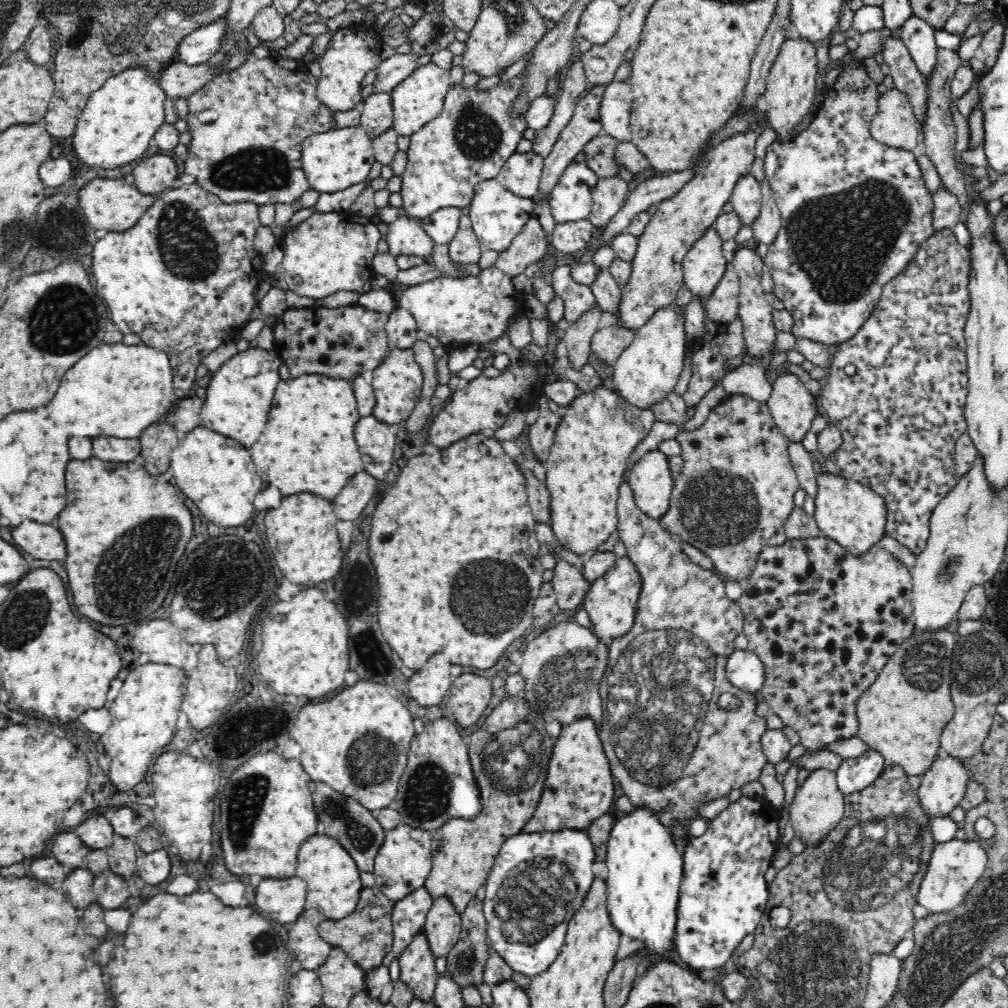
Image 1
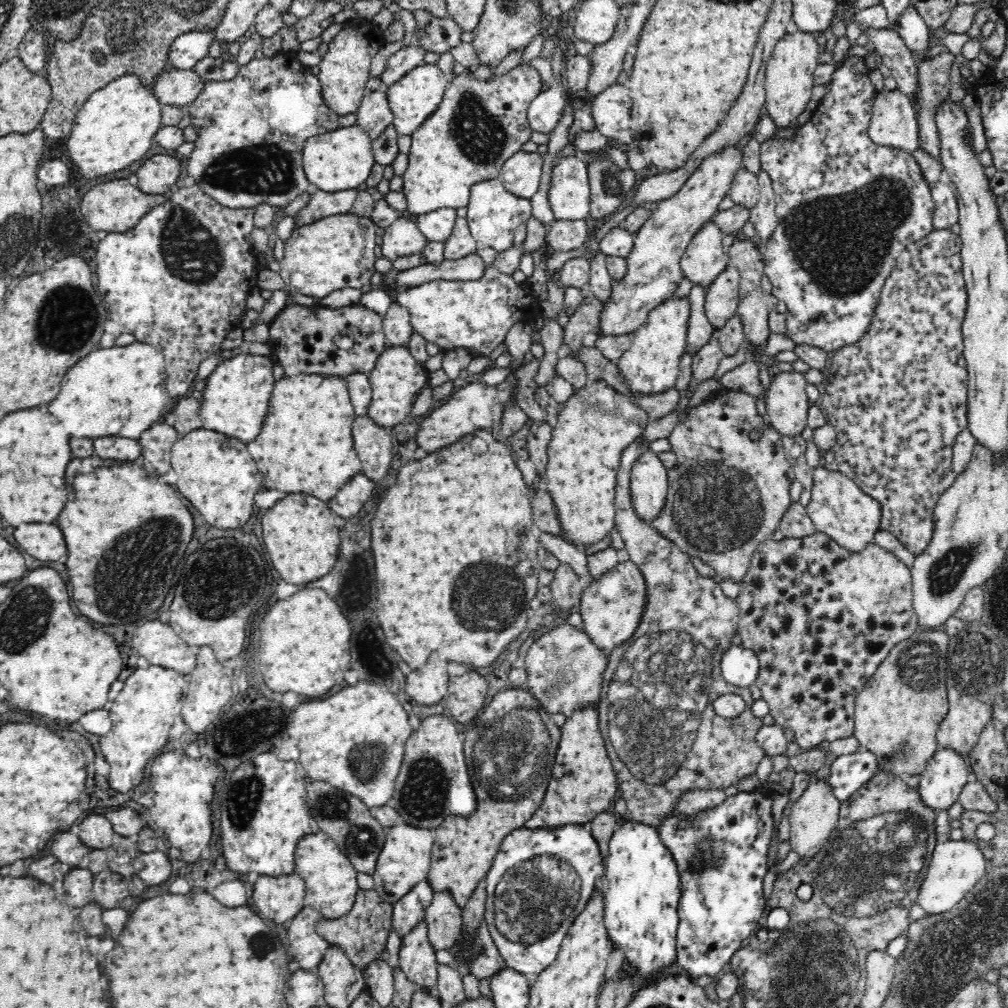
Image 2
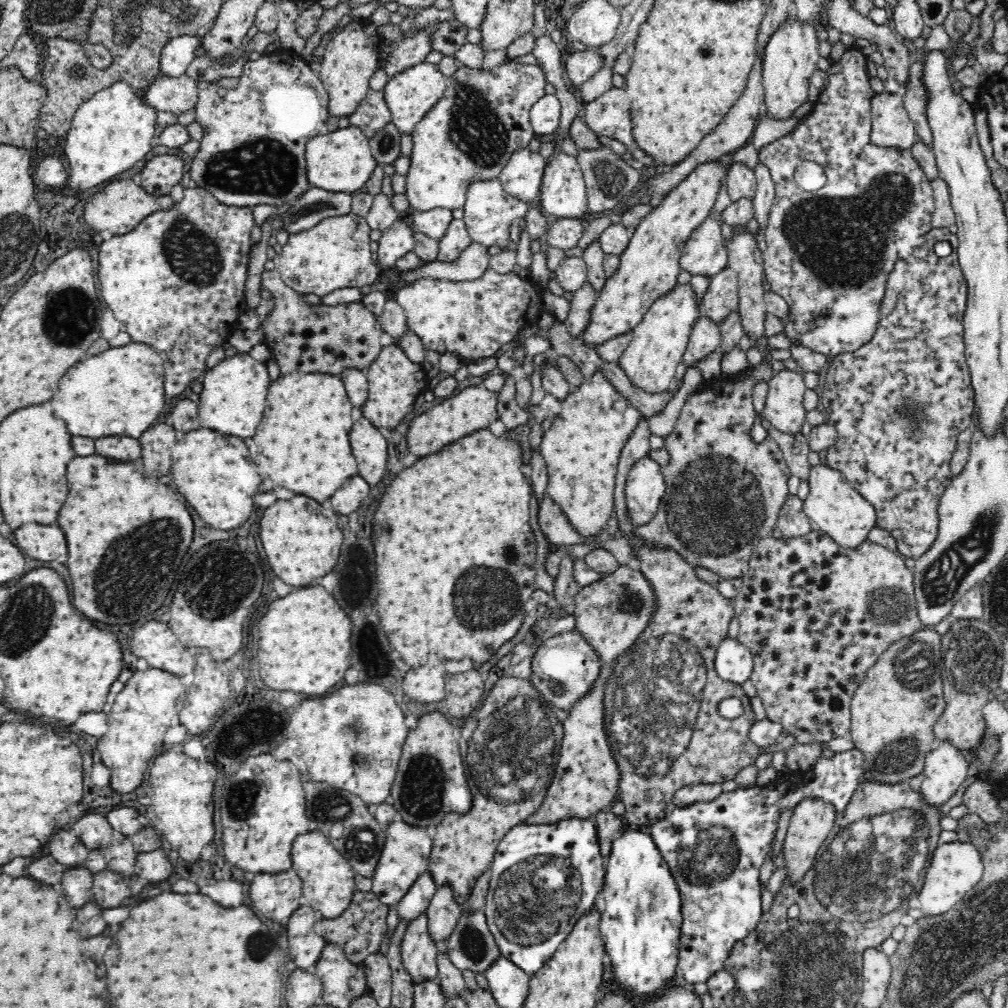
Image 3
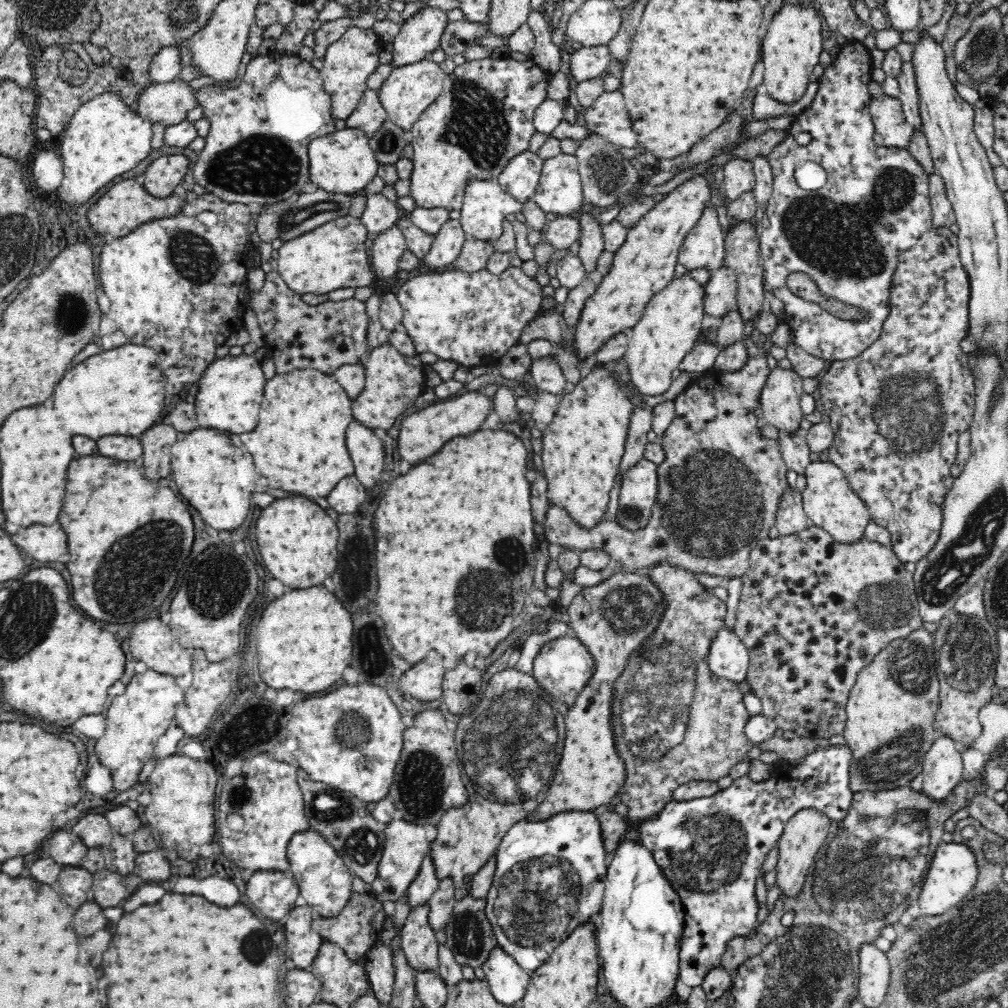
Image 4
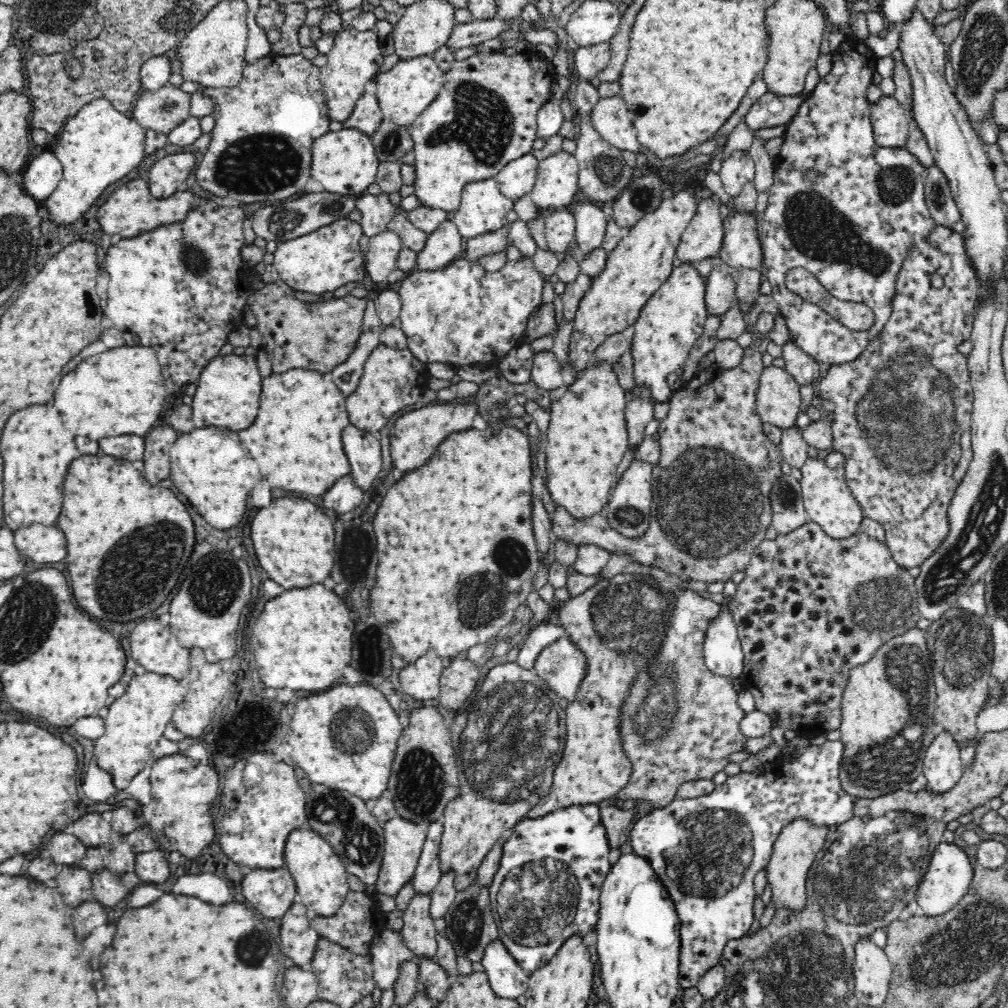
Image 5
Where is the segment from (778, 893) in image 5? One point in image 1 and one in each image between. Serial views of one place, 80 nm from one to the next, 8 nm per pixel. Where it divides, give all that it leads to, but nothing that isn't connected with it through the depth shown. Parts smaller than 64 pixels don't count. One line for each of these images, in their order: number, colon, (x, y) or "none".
1: (818, 806)
2: (813, 818)
3: (809, 826)
4: (803, 835)

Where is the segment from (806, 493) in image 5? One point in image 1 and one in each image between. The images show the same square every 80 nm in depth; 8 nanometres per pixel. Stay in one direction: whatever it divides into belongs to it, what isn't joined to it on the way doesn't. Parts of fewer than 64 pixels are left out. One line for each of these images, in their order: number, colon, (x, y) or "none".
1: (851, 514)
2: (838, 508)
3: (833, 506)
4: (829, 502)

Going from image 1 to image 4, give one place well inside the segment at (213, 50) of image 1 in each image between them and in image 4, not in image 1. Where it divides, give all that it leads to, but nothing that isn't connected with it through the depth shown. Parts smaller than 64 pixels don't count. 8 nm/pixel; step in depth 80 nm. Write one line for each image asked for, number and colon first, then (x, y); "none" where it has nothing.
2: (186, 49)
3: (175, 58)
4: (164, 67)

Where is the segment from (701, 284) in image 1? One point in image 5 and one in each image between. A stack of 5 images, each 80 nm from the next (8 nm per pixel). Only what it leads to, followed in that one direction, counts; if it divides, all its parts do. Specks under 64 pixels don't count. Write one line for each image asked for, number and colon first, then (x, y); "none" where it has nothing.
2: (702, 261)
3: (704, 253)
4: (704, 245)
5: (702, 238)

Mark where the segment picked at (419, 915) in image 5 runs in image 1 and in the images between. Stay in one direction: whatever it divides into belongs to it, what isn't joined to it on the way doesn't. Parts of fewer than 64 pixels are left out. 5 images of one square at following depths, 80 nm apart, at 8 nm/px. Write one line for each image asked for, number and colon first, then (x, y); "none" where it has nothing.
1: (418, 971)
2: (417, 958)
3: (418, 949)
4: (418, 940)

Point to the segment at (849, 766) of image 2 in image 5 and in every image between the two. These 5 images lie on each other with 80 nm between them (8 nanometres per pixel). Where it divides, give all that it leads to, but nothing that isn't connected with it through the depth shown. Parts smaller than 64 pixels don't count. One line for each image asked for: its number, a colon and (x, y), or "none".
3: (714, 849)
4: (711, 849)
5: (706, 850)

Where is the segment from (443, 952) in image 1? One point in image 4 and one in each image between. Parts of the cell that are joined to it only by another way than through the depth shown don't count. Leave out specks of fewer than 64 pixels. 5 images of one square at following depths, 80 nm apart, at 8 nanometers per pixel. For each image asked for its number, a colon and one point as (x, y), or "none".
2: (444, 918)
3: (443, 911)
4: (443, 898)

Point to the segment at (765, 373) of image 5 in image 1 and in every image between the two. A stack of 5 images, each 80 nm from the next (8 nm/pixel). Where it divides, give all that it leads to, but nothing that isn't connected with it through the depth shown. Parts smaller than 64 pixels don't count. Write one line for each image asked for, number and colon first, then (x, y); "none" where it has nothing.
1: (792, 406)
2: (786, 403)
3: (783, 409)
4: (779, 400)

